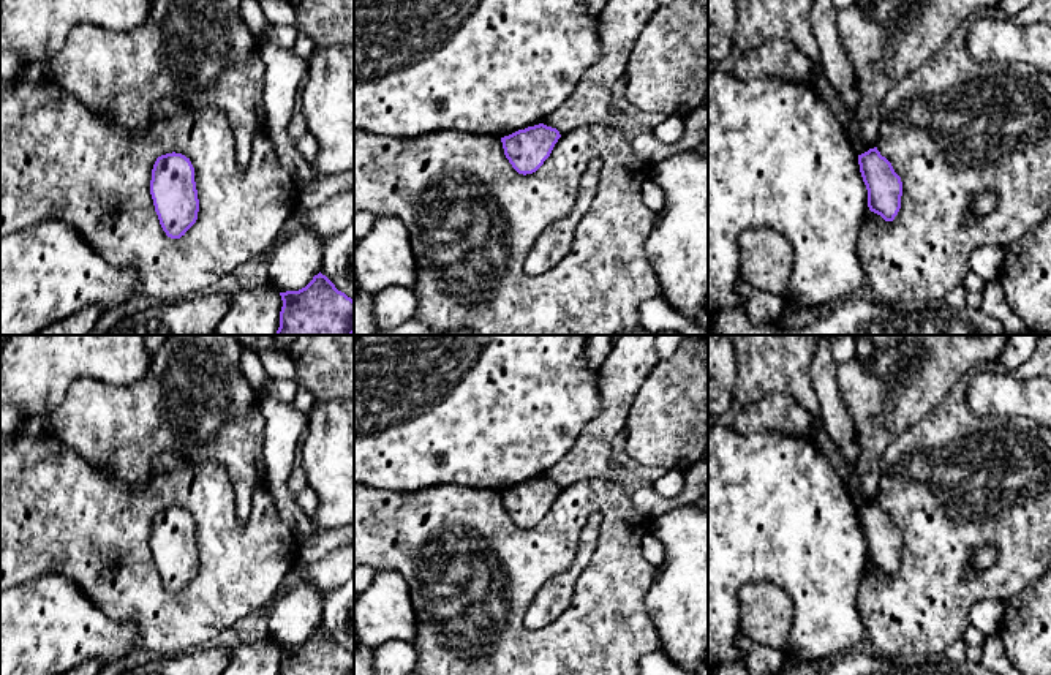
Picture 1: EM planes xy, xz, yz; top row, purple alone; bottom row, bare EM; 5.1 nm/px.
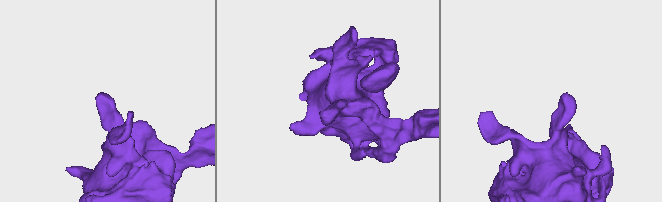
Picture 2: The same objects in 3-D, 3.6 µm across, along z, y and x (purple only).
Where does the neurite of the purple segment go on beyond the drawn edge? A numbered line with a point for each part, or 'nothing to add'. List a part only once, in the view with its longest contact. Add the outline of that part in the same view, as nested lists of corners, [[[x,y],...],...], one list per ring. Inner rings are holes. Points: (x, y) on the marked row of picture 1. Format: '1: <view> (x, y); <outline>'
nothing to add

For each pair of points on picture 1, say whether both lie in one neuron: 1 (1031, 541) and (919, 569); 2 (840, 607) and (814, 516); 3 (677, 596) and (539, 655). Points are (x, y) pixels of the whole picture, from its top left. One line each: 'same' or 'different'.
1: same
2: same
3: different

